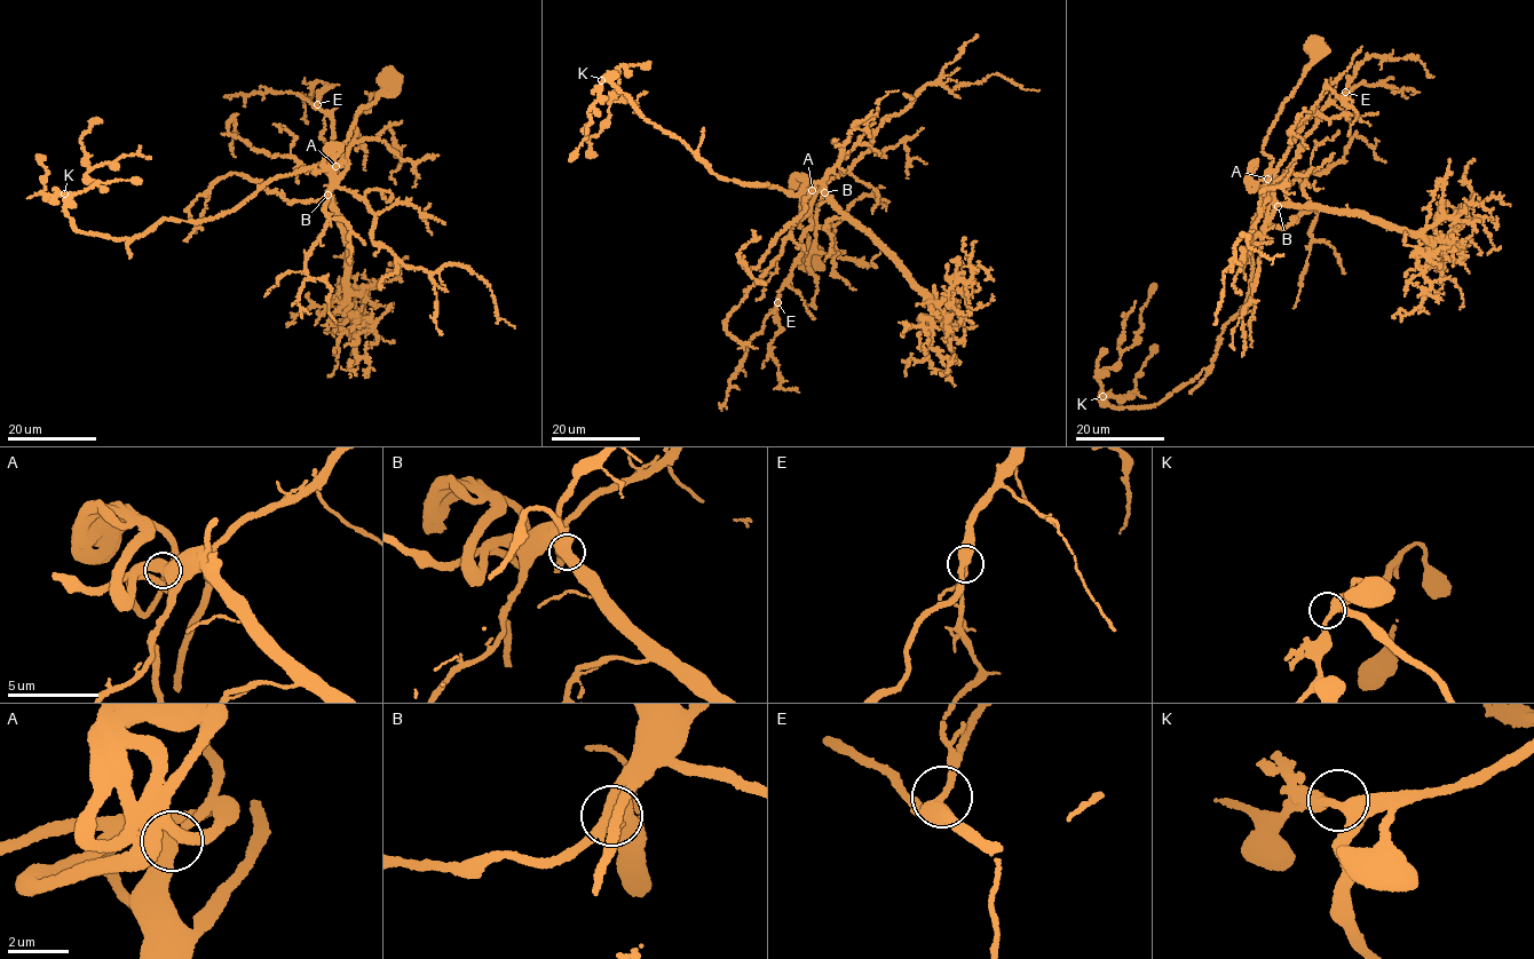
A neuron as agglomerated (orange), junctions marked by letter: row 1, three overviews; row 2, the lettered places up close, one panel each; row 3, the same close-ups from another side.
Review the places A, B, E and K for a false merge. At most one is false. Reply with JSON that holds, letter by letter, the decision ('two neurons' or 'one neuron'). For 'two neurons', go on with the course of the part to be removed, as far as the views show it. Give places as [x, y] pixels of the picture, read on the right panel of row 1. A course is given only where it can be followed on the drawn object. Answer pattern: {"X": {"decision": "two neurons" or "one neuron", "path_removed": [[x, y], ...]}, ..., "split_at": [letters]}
{"A": {"decision": "one neuron"}, "B": {"decision": "one neuron"}, "E": {"decision": "one neuron"}, "K": {"decision": "one neuron"}, "split_at": []}

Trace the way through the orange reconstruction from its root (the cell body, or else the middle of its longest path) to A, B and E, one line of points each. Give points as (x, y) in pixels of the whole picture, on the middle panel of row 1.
A: (809, 259), (809, 244), (799, 220), (804, 192), (807, 200), (812, 190)
B: (809, 259), (809, 244), (799, 222), (804, 192), (807, 200), (813, 189), (823, 188), (824, 192)
E: (809, 259), (799, 220), (804, 192), (807, 200), (813, 189), (811, 226), (804, 230), (799, 259), (777, 302)

